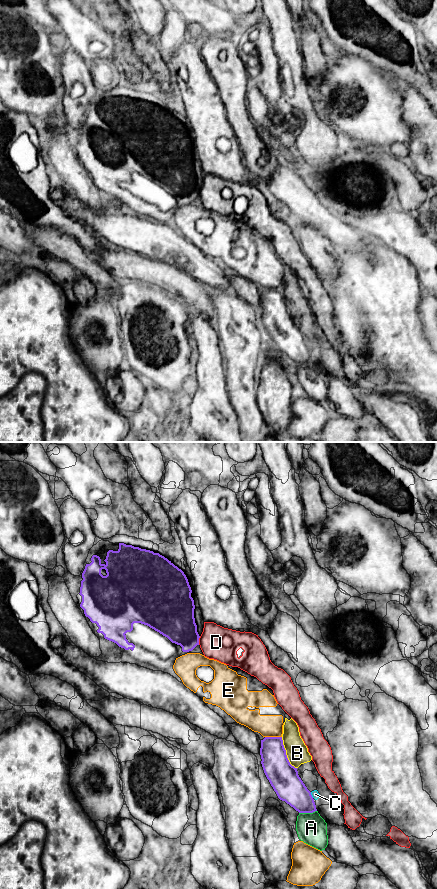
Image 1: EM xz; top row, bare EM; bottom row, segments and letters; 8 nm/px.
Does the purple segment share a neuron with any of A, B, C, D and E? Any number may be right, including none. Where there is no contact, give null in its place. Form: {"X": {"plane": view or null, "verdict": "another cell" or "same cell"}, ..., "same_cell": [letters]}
{"A": {"plane": "xz", "verdict": "another cell"}, "B": {"plane": "xz", "verdict": "another cell"}, "C": {"plane": "xz", "verdict": "another cell"}, "D": {"plane": "xz", "verdict": "another cell"}, "E": {"plane": "xz", "verdict": "another cell"}, "same_cell": []}

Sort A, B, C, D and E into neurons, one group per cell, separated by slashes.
A / B C / D / E

